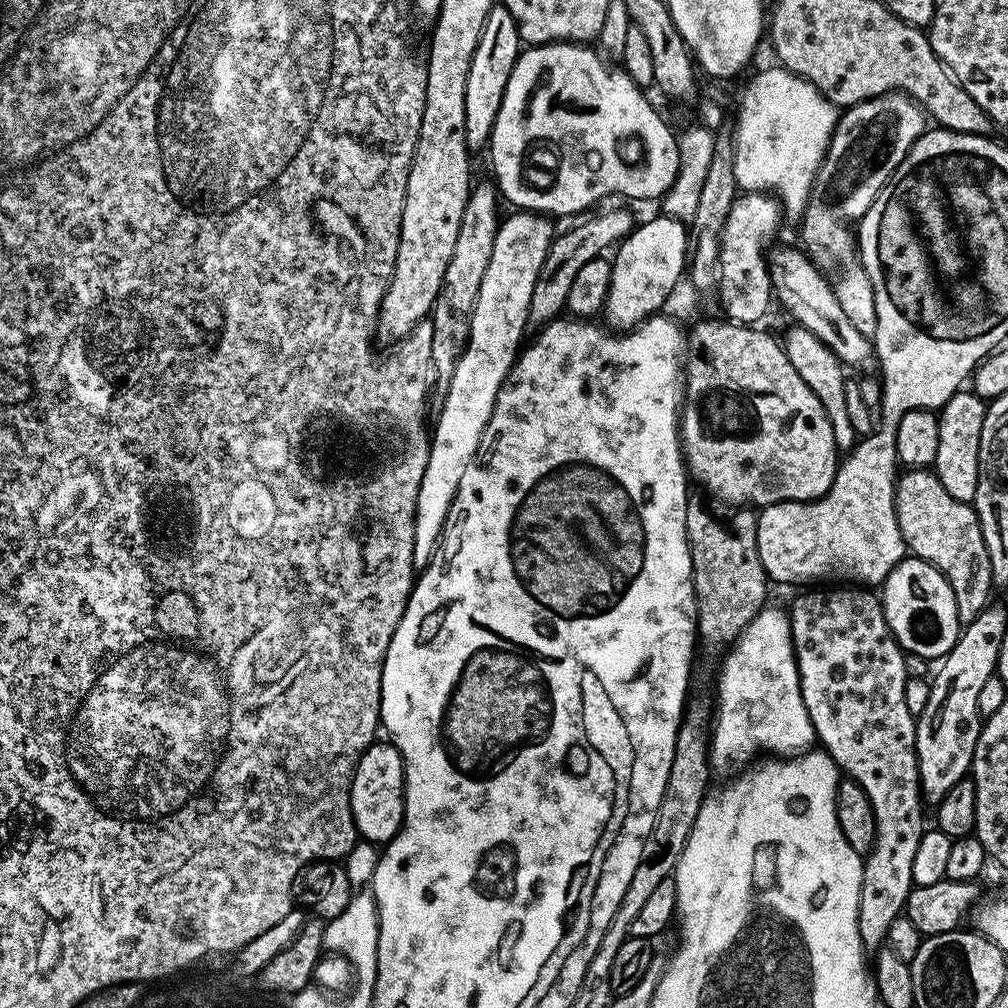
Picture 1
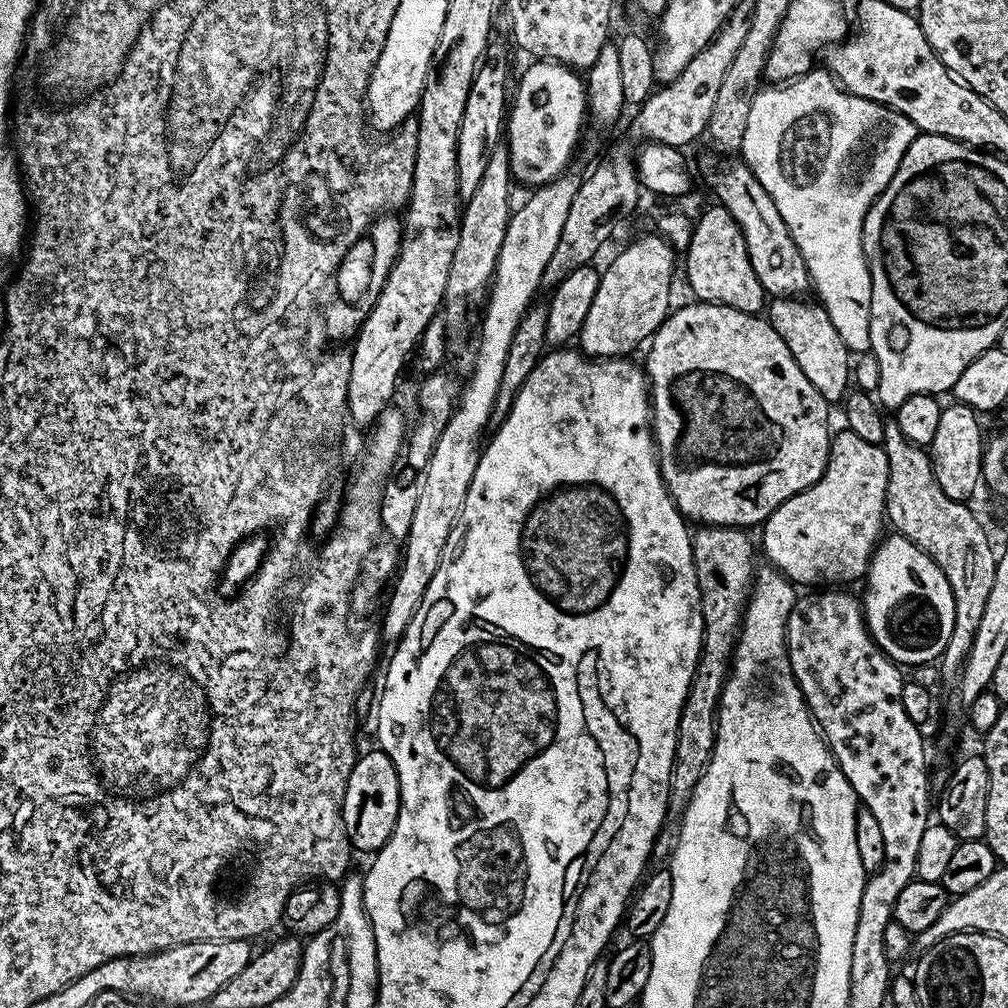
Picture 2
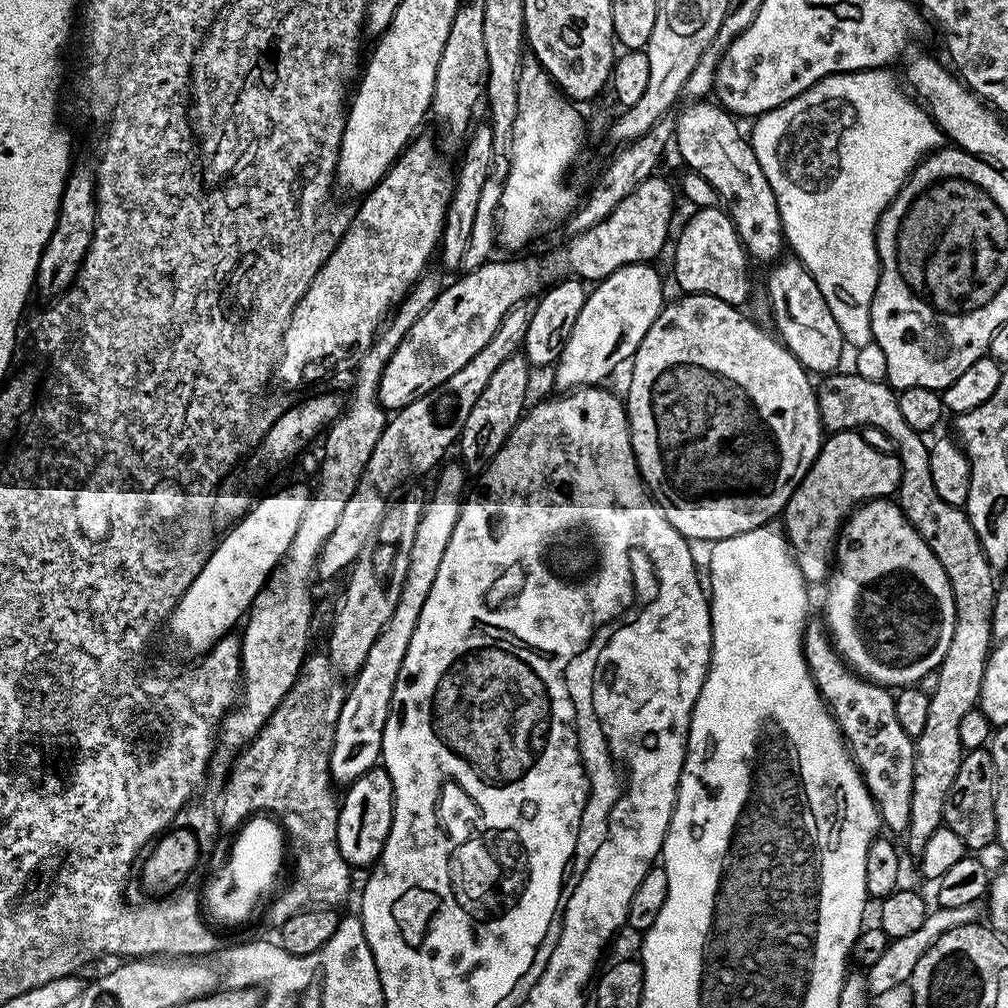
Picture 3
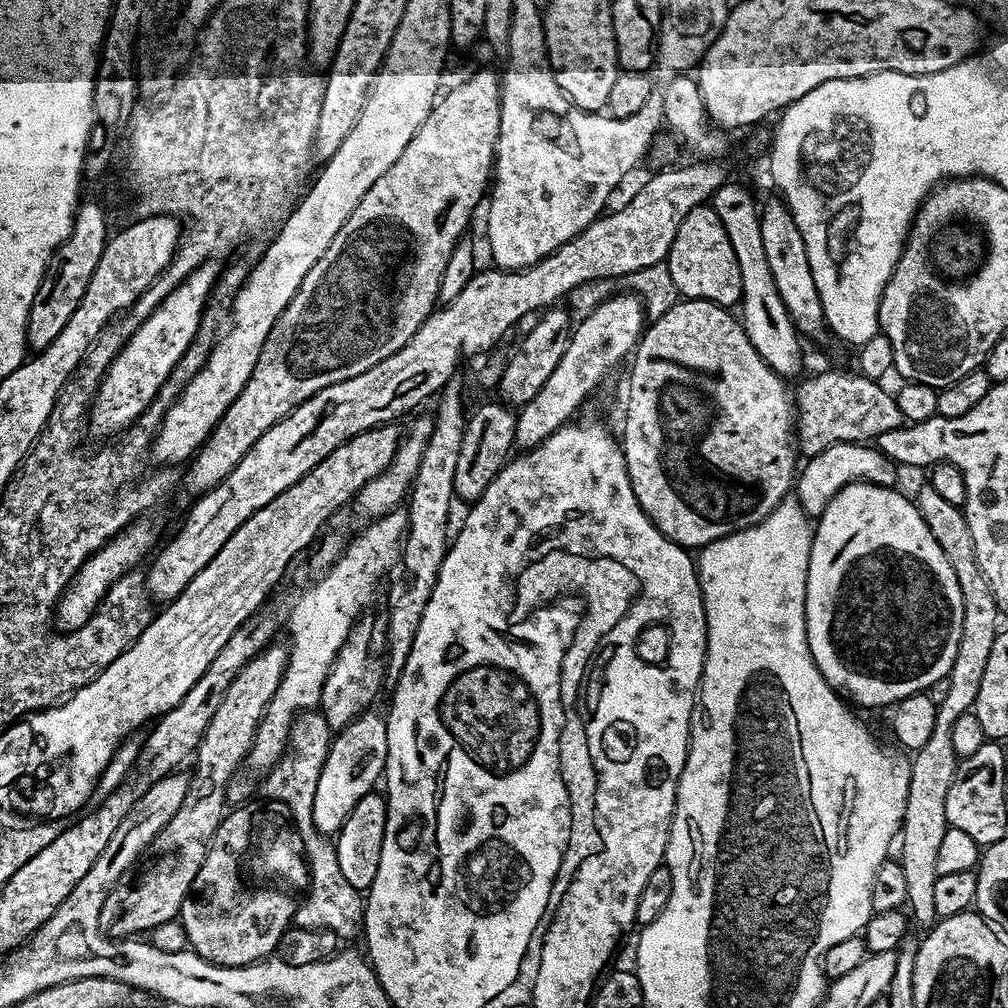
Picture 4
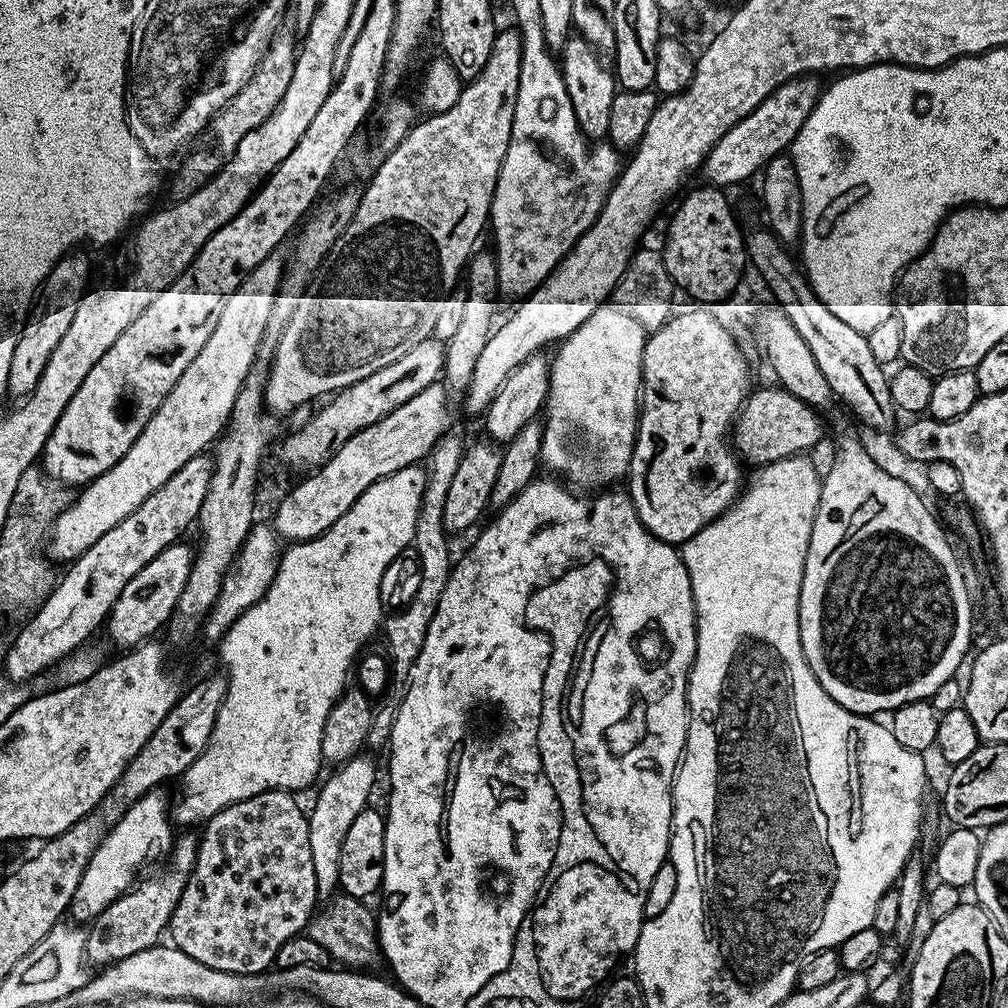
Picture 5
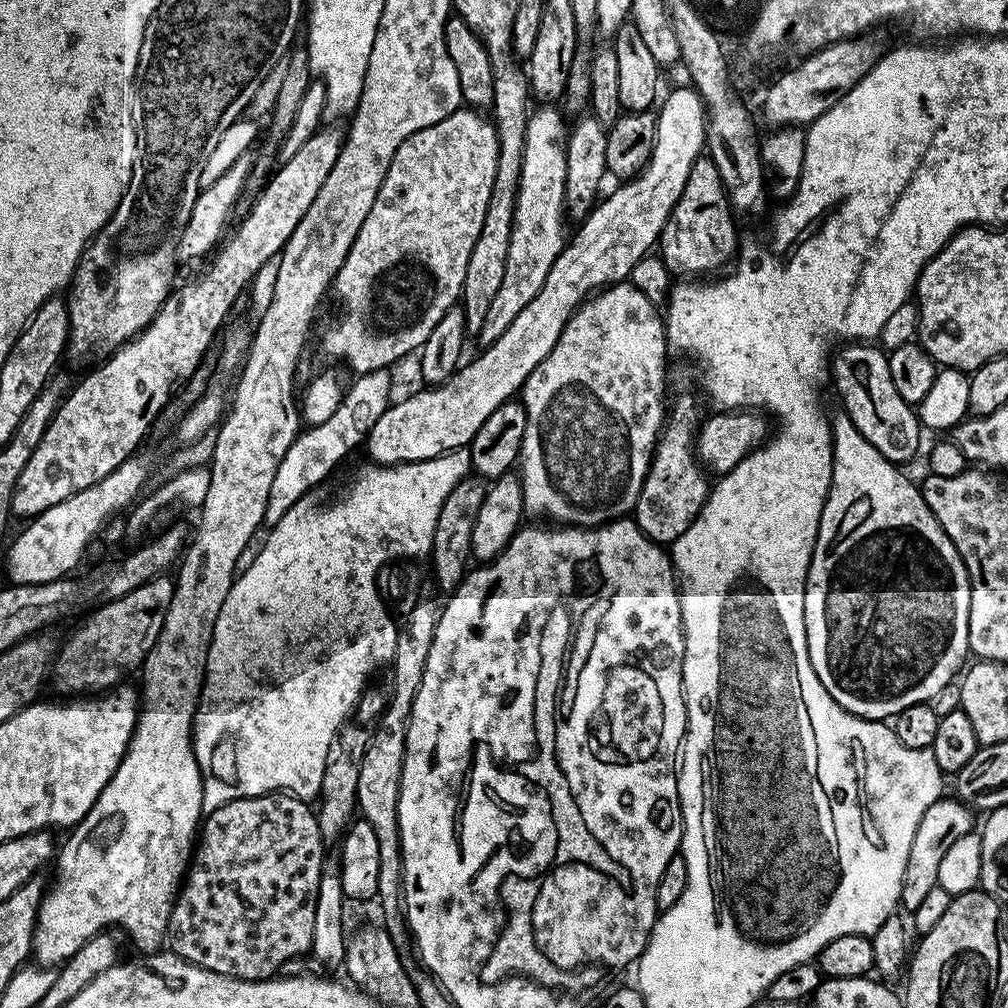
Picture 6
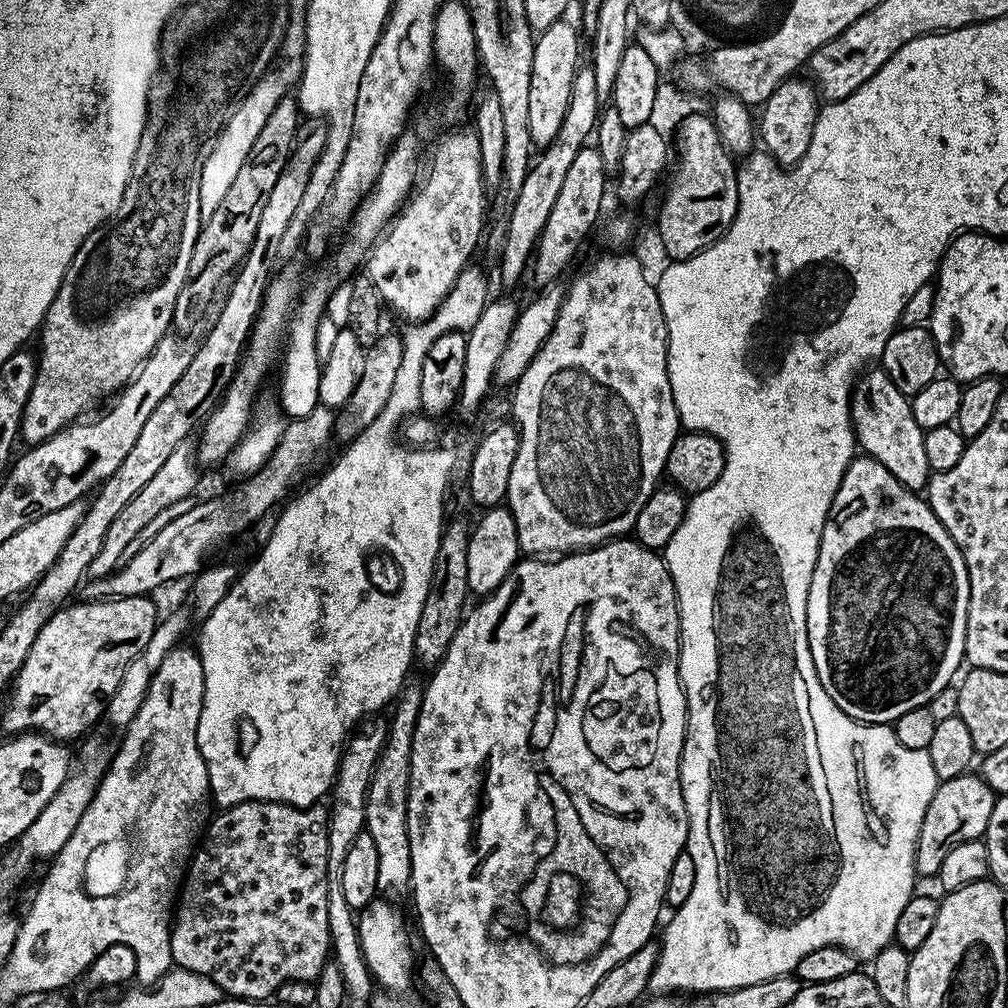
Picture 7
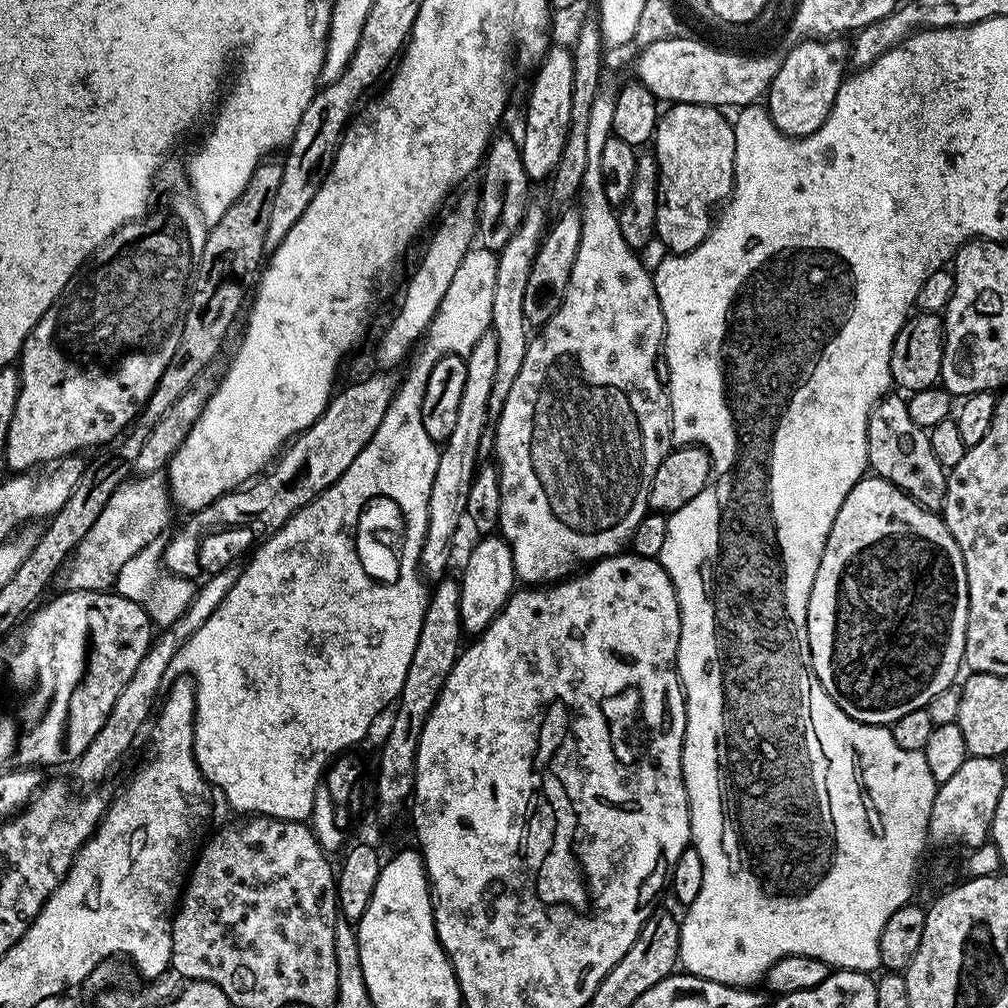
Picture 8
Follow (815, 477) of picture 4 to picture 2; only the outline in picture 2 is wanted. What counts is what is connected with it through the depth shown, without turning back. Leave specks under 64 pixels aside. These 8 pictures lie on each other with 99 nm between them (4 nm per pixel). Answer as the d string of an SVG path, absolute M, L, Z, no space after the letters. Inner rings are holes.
M845 429L829 441L828 462L822 478L806 490L792 495L764 521L762 546L768 562L793 585L805 588L834 586L838 581L850 582L865 577L868 563L886 526L886 483L889 481L889 460L881 445L862 443L861 438Z

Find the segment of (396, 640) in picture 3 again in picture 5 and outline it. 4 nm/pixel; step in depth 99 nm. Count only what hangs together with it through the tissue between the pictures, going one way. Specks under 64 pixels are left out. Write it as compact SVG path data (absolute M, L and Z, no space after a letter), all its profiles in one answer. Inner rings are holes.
M366 754L352 756L345 764L339 765L336 772L324 785L319 785L320 793L316 796L312 808L308 812L310 826L310 855L314 862L314 878L316 879L316 895L328 898L337 891L340 882L340 859L342 858L342 842L346 842L346 834L354 818L369 807L372 787L376 784L376 764Z

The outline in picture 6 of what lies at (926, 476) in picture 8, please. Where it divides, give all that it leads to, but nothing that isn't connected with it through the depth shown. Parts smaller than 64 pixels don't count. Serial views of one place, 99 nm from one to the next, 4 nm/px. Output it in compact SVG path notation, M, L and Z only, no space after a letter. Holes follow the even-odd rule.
M852 342L832 360L832 380L840 395L842 411L858 426L858 434L878 450L887 460L900 466L921 451L920 432L922 425L914 411L898 394L894 378L890 378L887 355L879 347L864 342Z

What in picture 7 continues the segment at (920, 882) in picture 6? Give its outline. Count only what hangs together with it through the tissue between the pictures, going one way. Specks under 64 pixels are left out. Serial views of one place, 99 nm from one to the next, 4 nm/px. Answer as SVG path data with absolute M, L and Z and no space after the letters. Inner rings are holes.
M965 774L937 783L934 798L930 798L930 806L926 810L926 818L922 818L922 830L918 834L916 843L917 873L921 877L935 877L942 866L942 858L946 858L946 854L950 854L950 850L954 850L956 844L981 839L988 831L990 814L994 810L997 799L997 793L992 791L992 787L979 774Z

